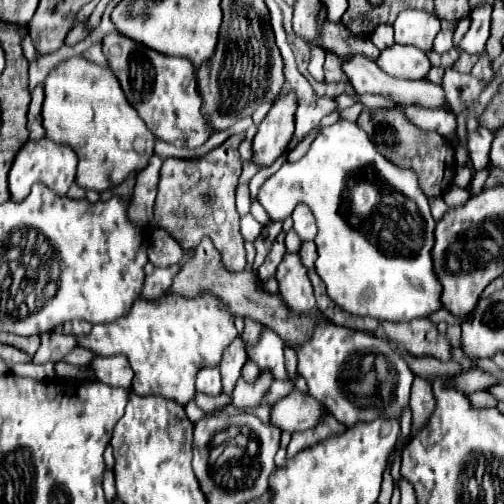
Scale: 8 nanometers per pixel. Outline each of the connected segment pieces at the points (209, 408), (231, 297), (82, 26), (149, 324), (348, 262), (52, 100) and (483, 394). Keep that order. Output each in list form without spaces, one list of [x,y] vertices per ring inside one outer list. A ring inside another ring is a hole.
[[[196,393],[196,405],[204,411],[204,413],[216,413],[228,405],[232,405],[232,397],[228,393],[220,393],[216,397],[208,397],[208,395],[202,395],[202,393]]]
[[[204,239],[198,245],[194,259],[186,261],[180,267],[180,271],[172,279],[172,285],[168,287],[168,293],[180,293],[182,297],[196,297],[196,293],[200,293],[200,289],[208,289],[208,293],[216,293],[216,297],[220,297],[220,301],[224,301],[224,305],[228,305],[228,309],[232,309],[234,317],[252,317],[254,321],[276,331],[280,335],[280,339],[286,343],[302,343],[304,339],[310,337],[312,329],[316,327],[308,317],[296,317],[296,315],[292,317],[292,313],[288,313],[288,307],[282,303],[278,293],[276,295],[264,293],[262,283],[254,277],[254,273],[250,269],[246,269],[242,273],[228,273],[222,267],[220,255],[216,253],[212,241],[208,241],[208,239]]]
[[[78,23],[72,30],[68,33],[65,44],[75,45],[77,42],[81,41],[90,34],[89,30],[86,28],[86,23]]]
[[[162,295],[150,303],[136,299],[120,321],[94,325],[90,333],[76,337],[76,343],[94,355],[124,355],[134,369],[132,391],[138,395],[160,395],[184,407],[194,399],[196,373],[204,367],[220,365],[224,349],[236,337],[234,317],[216,297],[182,299],[180,295]]]
[[[338,121],[332,127],[322,129],[302,159],[296,163],[286,161],[280,171],[264,181],[256,199],[272,221],[284,221],[290,217],[298,203],[312,209],[318,221],[316,273],[324,281],[328,297],[344,311],[400,323],[430,317],[442,309],[442,285],[432,269],[436,221],[430,215],[428,197],[422,193],[416,173],[406,169],[402,181],[400,167],[384,159],[356,123]]]
[[[72,57],[50,71],[44,83],[44,95],[42,119],[46,137],[54,143],[68,145],[78,155],[76,183],[80,187],[102,193],[104,189],[126,181],[130,173],[140,173],[148,165],[154,153],[154,135],[146,129],[132,105],[128,105],[120,91],[120,83],[108,67],[94,65],[82,57]],[[136,139],[146,141],[146,155],[136,151]]]
[[[476,391],[470,395],[470,401],[474,407],[496,407],[498,405],[498,399],[488,393],[488,391]]]

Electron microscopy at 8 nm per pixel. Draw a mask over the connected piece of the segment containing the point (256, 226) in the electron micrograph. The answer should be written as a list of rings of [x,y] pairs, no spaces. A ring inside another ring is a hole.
[[[246,215],[240,219],[240,233],[245,242],[254,242],[262,232],[263,225],[258,223],[252,215]]]

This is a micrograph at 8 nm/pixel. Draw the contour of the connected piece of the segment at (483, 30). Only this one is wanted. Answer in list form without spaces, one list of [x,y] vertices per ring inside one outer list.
[[[480,5],[472,11],[472,25],[468,33],[458,43],[458,49],[470,55],[484,55],[486,53],[486,41],[490,37],[490,15],[492,7]]]

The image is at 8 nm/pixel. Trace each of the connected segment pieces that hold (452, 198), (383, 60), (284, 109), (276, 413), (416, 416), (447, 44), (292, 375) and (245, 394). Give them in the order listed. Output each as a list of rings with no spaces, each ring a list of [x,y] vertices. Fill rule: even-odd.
[[[452,185],[442,197],[444,197],[444,201],[446,201],[448,207],[460,207],[460,205],[464,205],[470,199],[468,191],[466,189],[460,189],[456,185]]]
[[[398,43],[380,51],[376,63],[384,73],[398,79],[422,79],[430,71],[430,61],[424,51]]]
[[[286,93],[280,95],[264,121],[258,127],[258,133],[254,137],[254,163],[268,167],[272,165],[286,149],[288,143],[292,141],[294,133],[294,115],[296,115],[296,95]]]
[[[294,389],[290,395],[282,397],[272,405],[270,423],[276,425],[280,431],[296,433],[316,427],[320,415],[324,413],[326,409],[314,397],[302,395],[300,391]]]
[[[416,377],[412,383],[410,407],[412,407],[412,433],[410,433],[410,437],[412,437],[426,423],[424,419],[428,419],[432,409],[434,409],[432,385],[422,377]]]
[[[440,31],[438,37],[434,39],[434,51],[446,53],[450,49],[452,49],[452,31]]]
[[[285,344],[284,347],[284,357],[285,357],[285,367],[287,370],[288,378],[290,378],[293,383],[296,383],[297,376],[297,357],[293,346]]]
[[[262,373],[256,383],[246,383],[246,381],[240,377],[238,383],[236,383],[236,387],[234,387],[234,391],[232,391],[234,407],[238,407],[238,409],[256,407],[256,405],[262,401],[264,393],[268,391],[270,383],[272,383],[272,377],[270,377],[268,373]]]

